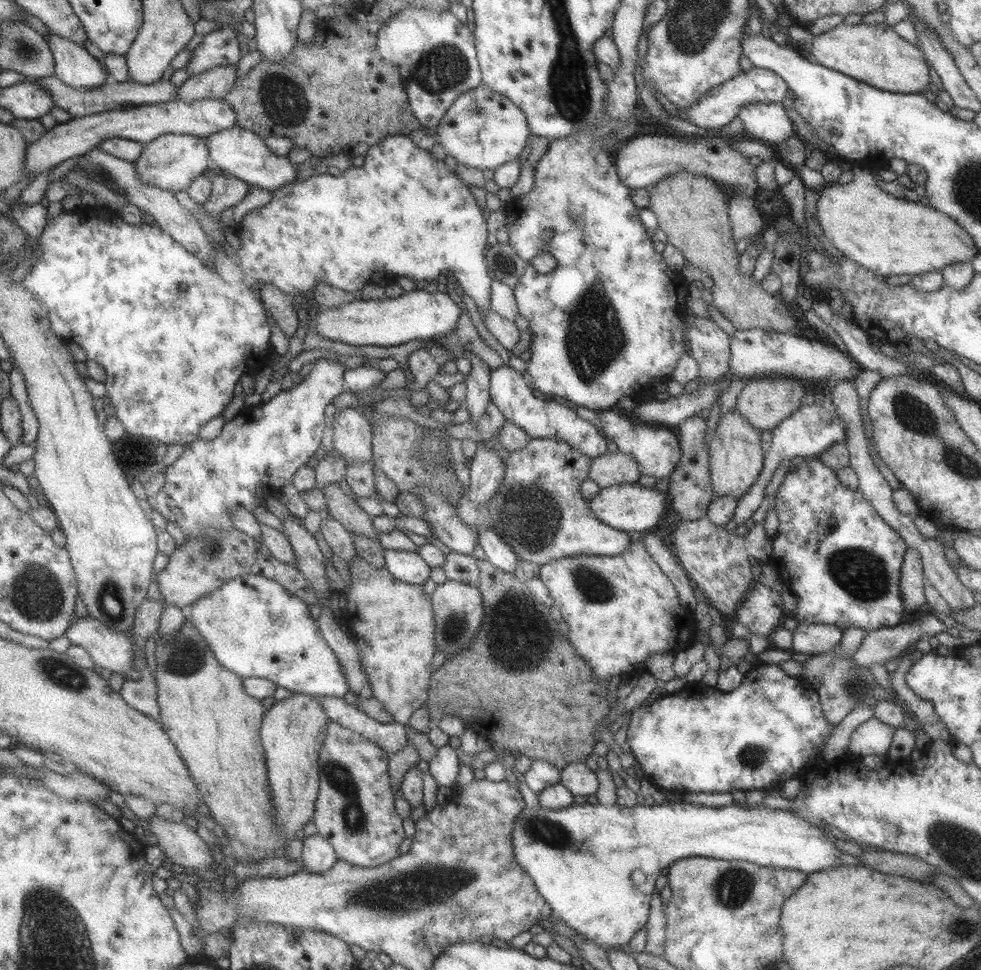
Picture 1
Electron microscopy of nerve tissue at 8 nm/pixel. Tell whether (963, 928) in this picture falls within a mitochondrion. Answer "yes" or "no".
yes

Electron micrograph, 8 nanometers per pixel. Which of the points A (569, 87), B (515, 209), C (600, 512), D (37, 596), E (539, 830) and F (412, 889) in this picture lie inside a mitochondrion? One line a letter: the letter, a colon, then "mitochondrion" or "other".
A: mitochondrion
B: other
C: other
D: mitochondrion
E: mitochondrion
F: mitochondrion

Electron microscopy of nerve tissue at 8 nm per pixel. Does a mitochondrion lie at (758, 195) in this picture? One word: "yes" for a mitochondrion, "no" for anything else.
no

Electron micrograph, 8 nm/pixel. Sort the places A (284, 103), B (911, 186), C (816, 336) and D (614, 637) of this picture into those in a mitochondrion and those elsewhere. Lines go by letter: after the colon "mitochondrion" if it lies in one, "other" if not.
A: mitochondrion
B: other
C: other
D: other

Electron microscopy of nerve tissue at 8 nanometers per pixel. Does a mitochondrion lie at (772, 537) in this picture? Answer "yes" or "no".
no

